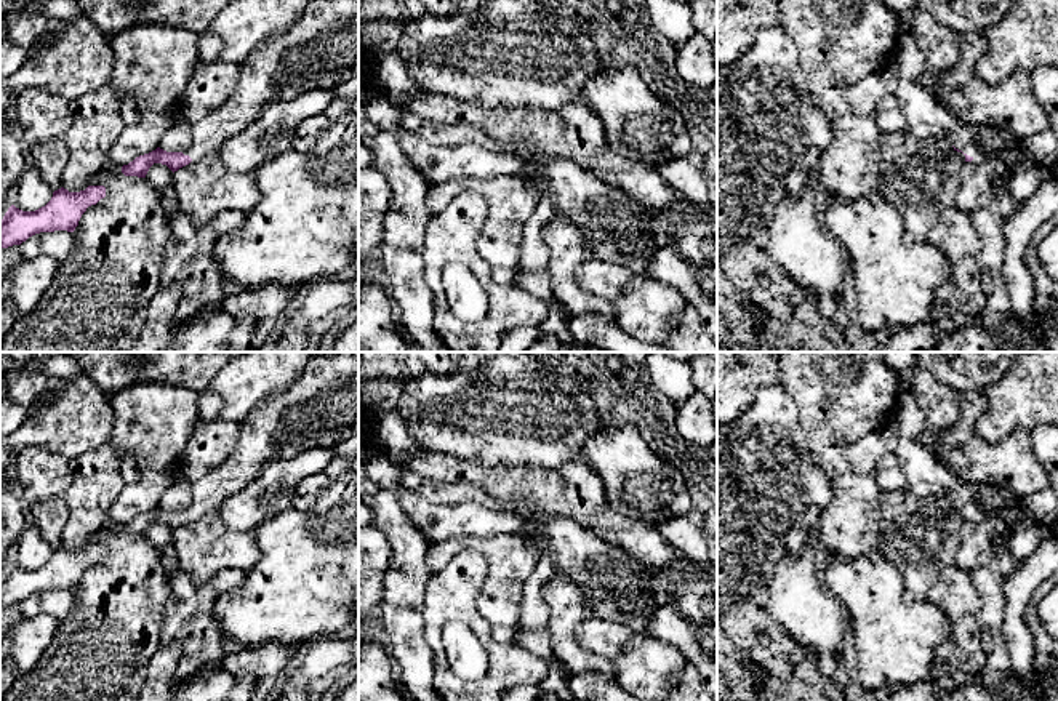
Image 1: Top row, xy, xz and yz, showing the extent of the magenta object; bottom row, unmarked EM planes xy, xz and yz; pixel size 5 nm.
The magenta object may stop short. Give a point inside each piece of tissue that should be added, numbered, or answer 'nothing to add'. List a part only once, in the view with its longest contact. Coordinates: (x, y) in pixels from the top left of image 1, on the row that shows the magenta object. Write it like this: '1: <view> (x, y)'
1: yz (975, 140)

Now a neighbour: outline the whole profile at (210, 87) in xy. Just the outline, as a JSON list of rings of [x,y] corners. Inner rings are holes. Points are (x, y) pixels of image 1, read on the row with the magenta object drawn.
[[[232,62],[197,66],[181,102],[187,122],[195,123],[222,106],[235,90],[238,77],[240,69]]]

